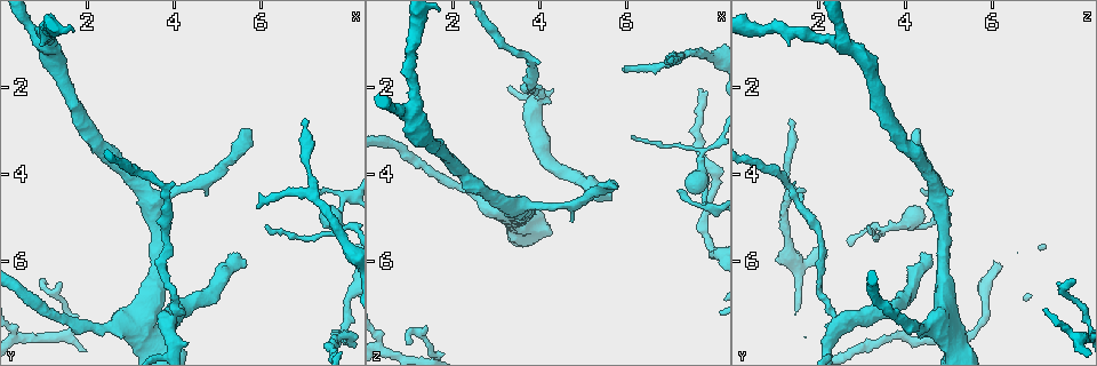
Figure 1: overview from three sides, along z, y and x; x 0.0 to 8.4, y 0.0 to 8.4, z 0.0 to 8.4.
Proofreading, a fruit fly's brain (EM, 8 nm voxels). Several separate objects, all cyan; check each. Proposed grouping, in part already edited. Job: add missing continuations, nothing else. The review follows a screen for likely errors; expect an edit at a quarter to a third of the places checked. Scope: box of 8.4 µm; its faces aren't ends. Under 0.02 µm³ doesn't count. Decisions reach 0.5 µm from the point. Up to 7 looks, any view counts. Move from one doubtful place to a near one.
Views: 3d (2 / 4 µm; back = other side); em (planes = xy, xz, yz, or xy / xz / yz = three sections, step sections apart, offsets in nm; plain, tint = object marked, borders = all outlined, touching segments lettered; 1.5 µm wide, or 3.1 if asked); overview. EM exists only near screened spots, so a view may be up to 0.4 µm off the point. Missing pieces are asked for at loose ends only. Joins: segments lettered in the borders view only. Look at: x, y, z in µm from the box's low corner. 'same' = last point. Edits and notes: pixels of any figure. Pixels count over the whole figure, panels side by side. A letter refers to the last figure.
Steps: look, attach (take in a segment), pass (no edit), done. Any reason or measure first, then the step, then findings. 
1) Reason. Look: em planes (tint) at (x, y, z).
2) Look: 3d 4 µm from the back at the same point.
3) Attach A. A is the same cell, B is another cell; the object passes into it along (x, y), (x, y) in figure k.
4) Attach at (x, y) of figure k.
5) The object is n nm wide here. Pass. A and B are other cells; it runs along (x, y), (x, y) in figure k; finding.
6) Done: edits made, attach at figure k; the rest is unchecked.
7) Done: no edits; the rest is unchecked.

Thin end. Look: em planes (tint) at (7.05, 2.80, 1.35).

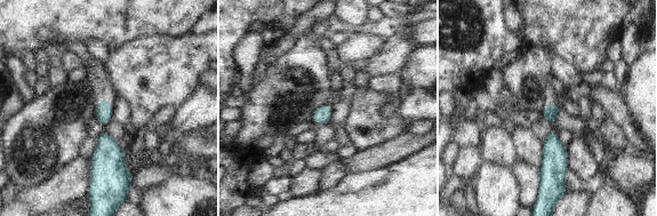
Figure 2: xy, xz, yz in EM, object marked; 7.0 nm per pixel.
What lies round it. Look: em planes (borders) at the same point.

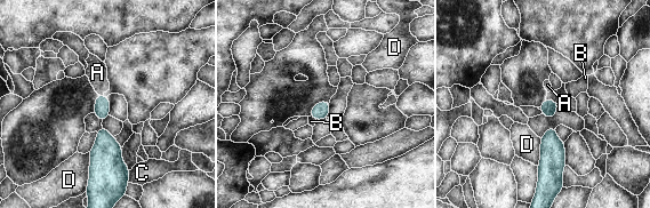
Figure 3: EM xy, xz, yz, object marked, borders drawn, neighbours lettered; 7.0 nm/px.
Attach A. A is the same cell, B, C and D are other cells; the object passes into it along (103, 104), (101, 94), (97, 72) in figure 3; the cell continues.

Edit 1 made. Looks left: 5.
Look: overview.

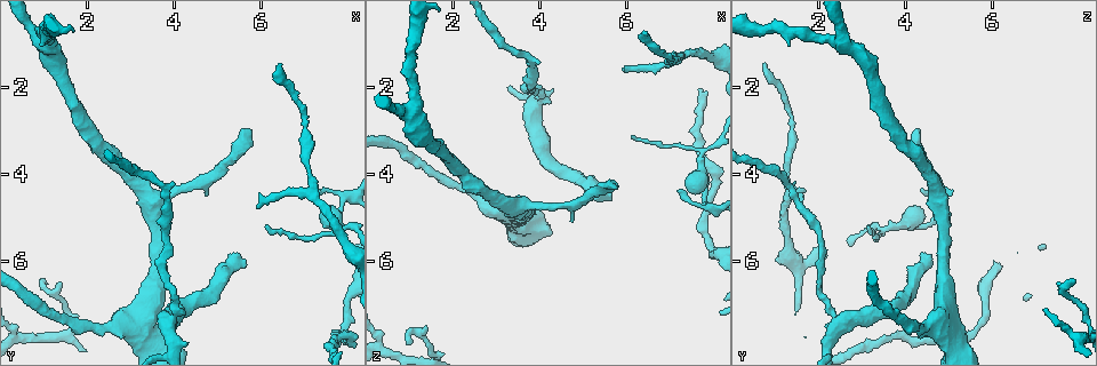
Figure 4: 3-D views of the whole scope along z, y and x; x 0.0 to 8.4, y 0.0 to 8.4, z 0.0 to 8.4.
Tapers out. Look: em yz step 8 (tint) at (0.95, 6.50, 7.90).

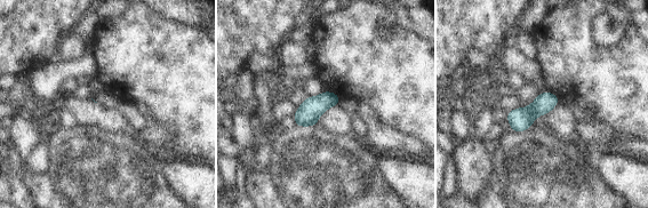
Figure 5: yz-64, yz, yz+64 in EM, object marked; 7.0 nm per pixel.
Cut it another way. Look: em planes (borders) at the same point.

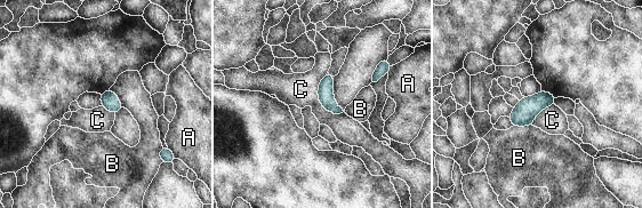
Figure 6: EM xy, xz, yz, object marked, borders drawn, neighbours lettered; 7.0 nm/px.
Pass. A, B and C are other cells; no lettered segment goes on from it.

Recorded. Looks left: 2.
Done: edits made, attach at figure 3; the rest is unchecked.

